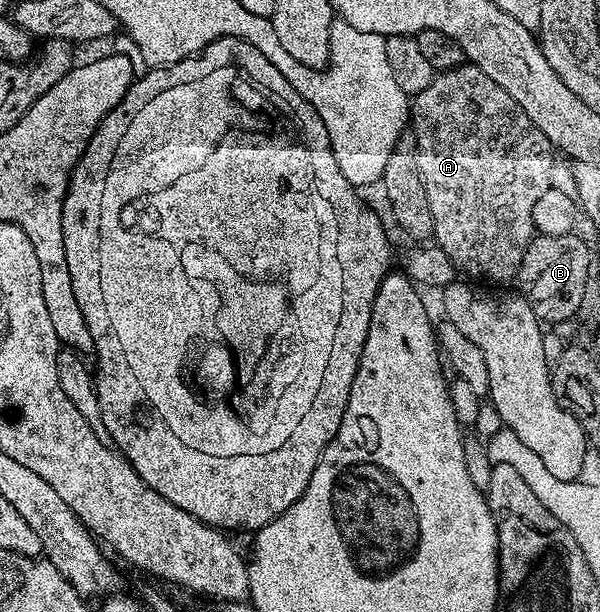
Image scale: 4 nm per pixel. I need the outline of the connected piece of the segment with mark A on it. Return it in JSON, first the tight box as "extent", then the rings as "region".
{"extent":[411,64,555,284],"region":[[[462,64],[450,70],[434,73],[431,84],[427,84],[427,88],[423,88],[423,92],[412,95],[411,129],[417,141],[419,172],[423,184],[427,188],[427,204],[431,204],[433,238],[436,245],[441,246],[443,252],[447,252],[447,256],[460,273],[462,270],[463,273],[470,274],[470,276],[465,275],[470,279],[486,278],[489,281],[486,283],[489,284],[505,284],[508,278],[509,281],[516,279],[517,269],[523,260],[523,252],[527,252],[527,244],[531,244],[531,240],[535,237],[533,225],[535,204],[539,204],[539,196],[543,196],[543,192],[547,192],[554,185],[553,157],[555,157],[555,151],[553,145],[547,140],[547,136],[543,136],[543,132],[539,132],[539,128],[535,128],[535,124],[531,124],[531,120],[527,120],[527,112],[523,112],[523,108],[519,108],[519,104],[515,104],[515,100],[511,100],[511,96],[507,96],[507,92],[503,92],[503,88],[499,88],[499,84],[495,84],[495,80],[491,80],[491,76],[487,76],[487,72],[483,72],[478,66],[472,64]]]}

